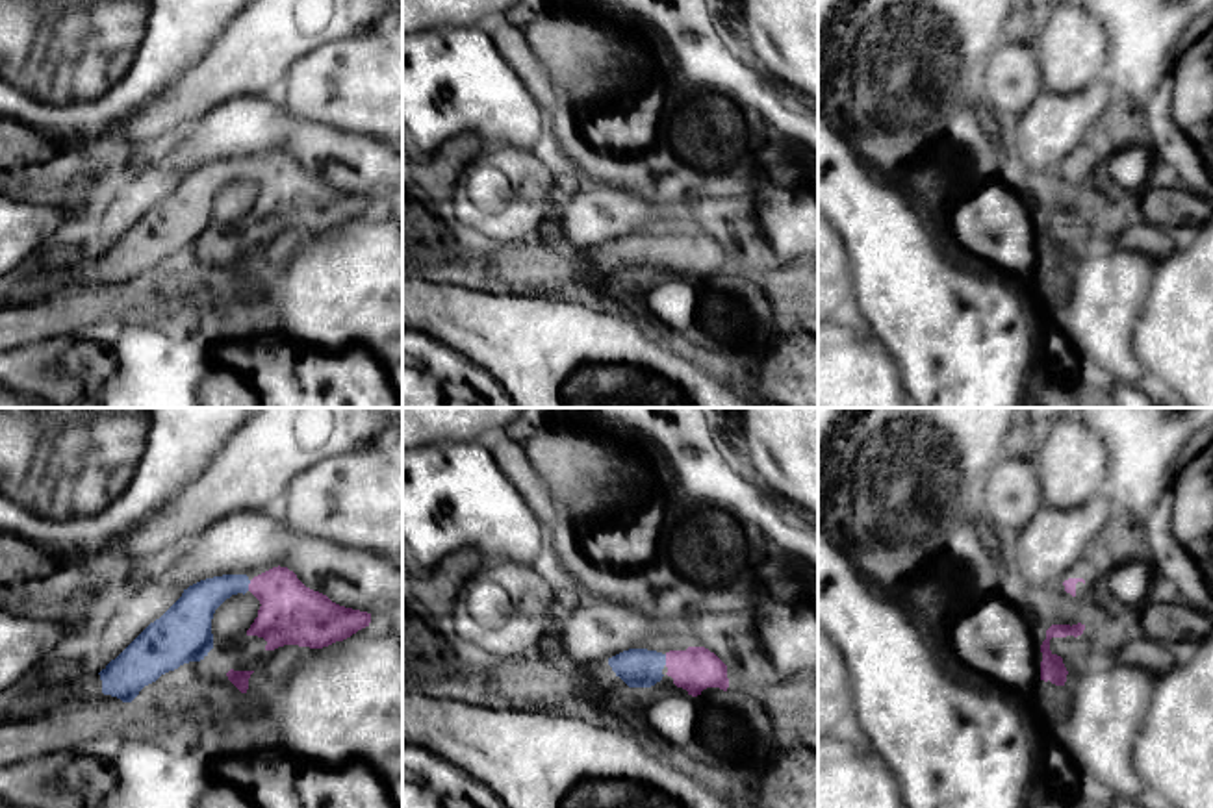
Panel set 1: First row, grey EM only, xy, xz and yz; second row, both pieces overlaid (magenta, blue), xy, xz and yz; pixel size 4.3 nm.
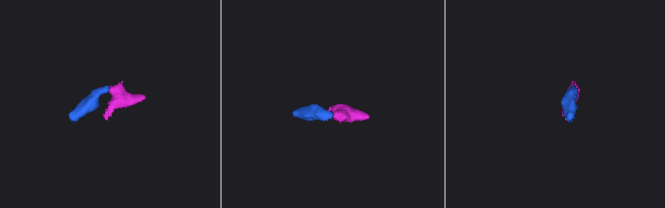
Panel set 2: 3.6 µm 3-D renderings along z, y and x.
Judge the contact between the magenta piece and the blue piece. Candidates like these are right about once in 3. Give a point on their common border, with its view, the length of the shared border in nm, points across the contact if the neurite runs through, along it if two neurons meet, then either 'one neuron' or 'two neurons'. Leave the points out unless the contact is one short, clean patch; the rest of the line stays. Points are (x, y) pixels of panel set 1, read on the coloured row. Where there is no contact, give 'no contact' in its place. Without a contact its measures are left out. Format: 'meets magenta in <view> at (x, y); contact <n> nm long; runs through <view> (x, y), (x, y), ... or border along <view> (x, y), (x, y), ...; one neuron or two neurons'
meets magenta in xy at (249, 586); contact 50 nm long; runs through xy (292, 614), (264, 586), (249, 586), (219, 588), (197, 605); one neuron

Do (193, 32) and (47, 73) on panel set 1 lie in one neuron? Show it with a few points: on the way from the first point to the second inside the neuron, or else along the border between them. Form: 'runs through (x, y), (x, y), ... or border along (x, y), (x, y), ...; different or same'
runs through (156, 32), (141, 32), (93, 65), (84, 65); same

